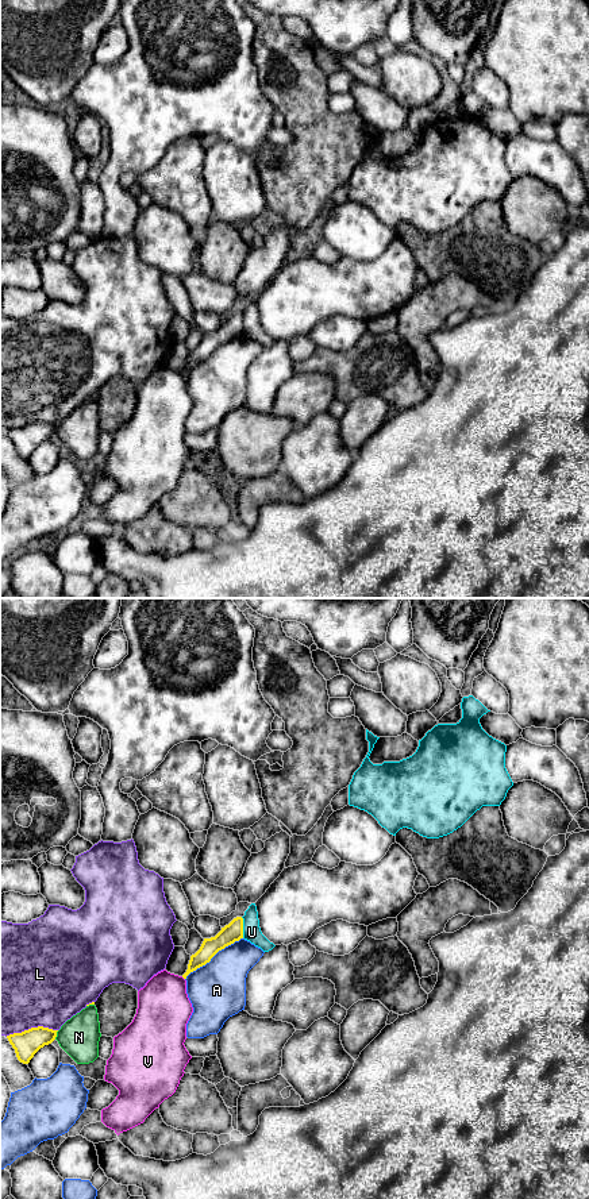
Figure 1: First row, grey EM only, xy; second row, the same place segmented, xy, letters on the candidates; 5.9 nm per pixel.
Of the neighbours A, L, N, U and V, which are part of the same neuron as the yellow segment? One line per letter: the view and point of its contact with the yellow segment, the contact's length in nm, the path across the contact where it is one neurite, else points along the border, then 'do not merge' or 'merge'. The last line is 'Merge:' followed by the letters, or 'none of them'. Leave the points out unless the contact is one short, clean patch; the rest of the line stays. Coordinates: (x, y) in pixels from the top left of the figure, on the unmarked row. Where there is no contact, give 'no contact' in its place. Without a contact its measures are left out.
A: contact xy (212, 351); length 420 nm; do not merge
L: contact xy (31, 423); length 320 nm; do not merge
N: contact xy (56, 430); length 60 nm; border xy (58, 425), (54, 434); do not merge
U: contact xy (242, 323); length 130 nm; do not merge
V: no contact; do not merge
Merge: none of them

